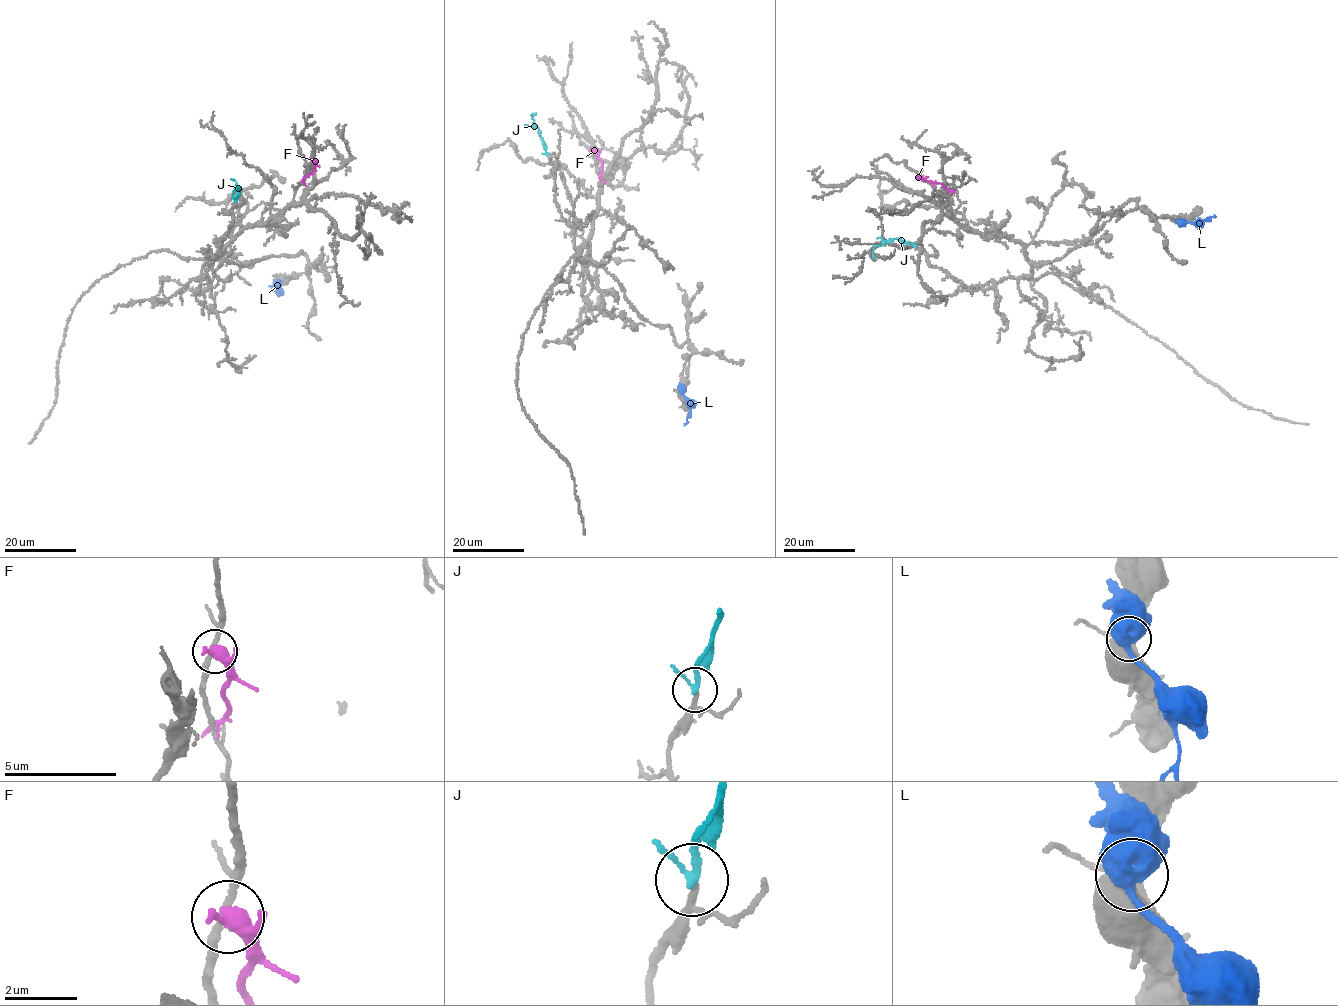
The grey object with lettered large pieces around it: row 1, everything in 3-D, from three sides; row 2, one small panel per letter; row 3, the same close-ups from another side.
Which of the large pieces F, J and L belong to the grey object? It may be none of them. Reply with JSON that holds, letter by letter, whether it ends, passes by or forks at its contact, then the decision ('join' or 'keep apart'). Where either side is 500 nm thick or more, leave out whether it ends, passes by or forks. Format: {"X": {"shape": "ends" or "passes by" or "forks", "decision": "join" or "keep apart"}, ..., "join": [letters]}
{"F": {"shape": "passes by", "decision": "keep apart"}, "J": {"shape": "passes by", "decision": "join"}, "L": {"decision": "keep apart"}, "join": ["J"]}

